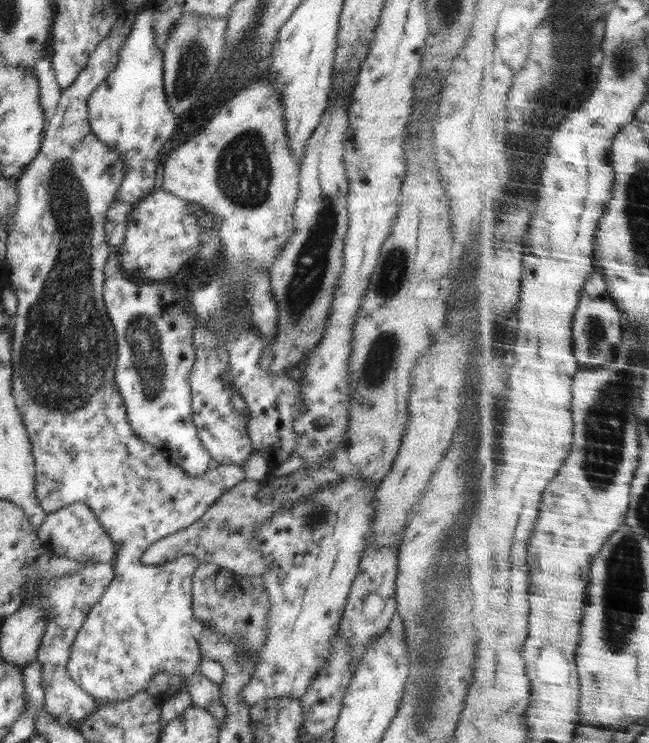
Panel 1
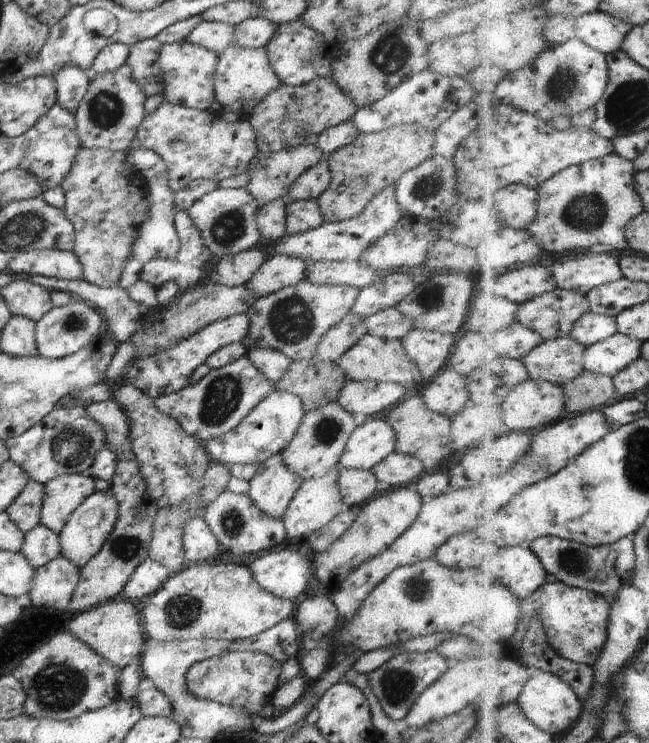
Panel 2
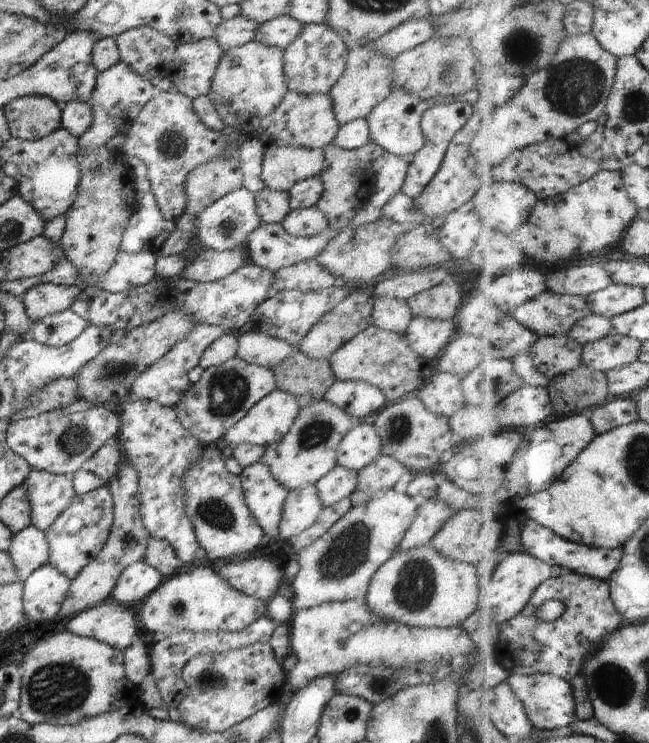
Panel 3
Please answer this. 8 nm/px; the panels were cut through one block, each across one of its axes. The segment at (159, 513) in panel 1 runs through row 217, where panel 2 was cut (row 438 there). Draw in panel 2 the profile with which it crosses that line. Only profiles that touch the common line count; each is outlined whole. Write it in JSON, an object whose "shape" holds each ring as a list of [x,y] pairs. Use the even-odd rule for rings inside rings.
{"shape":[[[59,405],[36,426],[7,440],[5,445],[11,460],[19,464],[32,481],[44,485],[58,476],[78,474],[90,468],[96,453],[106,448],[106,442],[105,431],[95,418],[88,416],[86,408],[64,408]]]}

